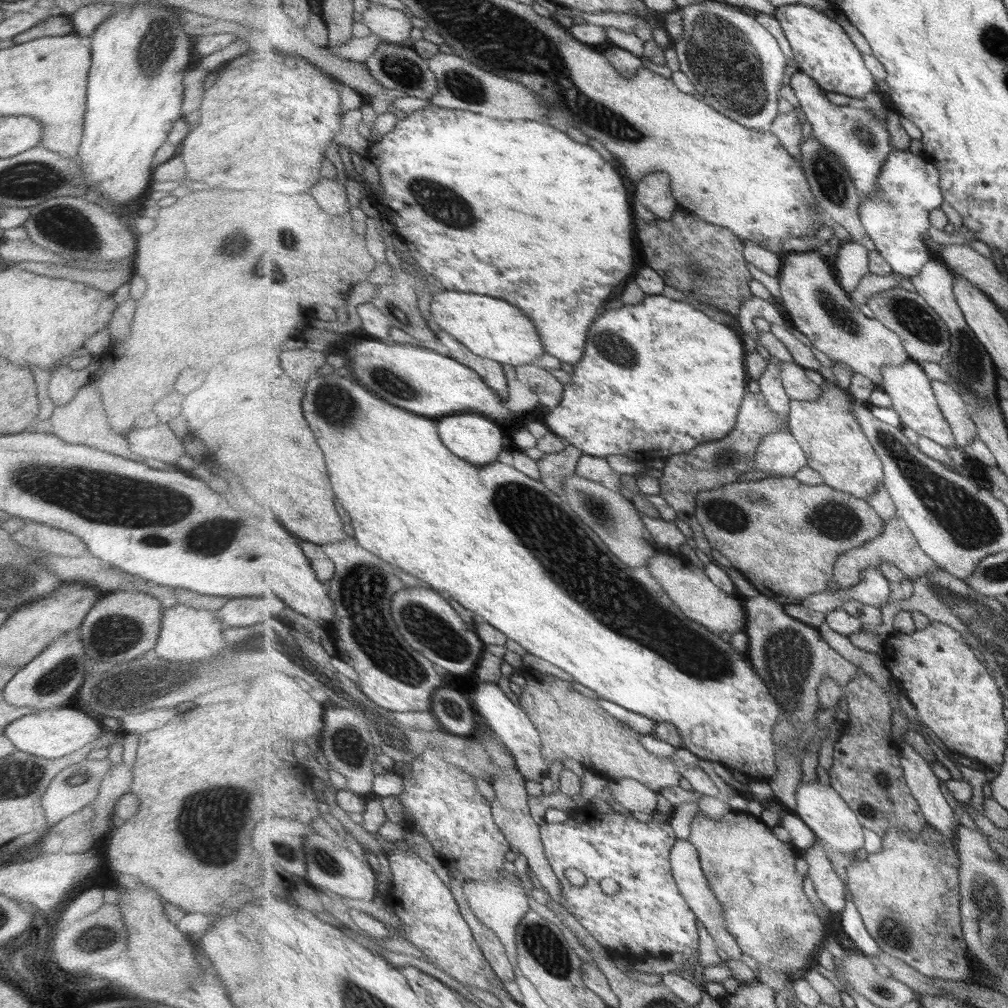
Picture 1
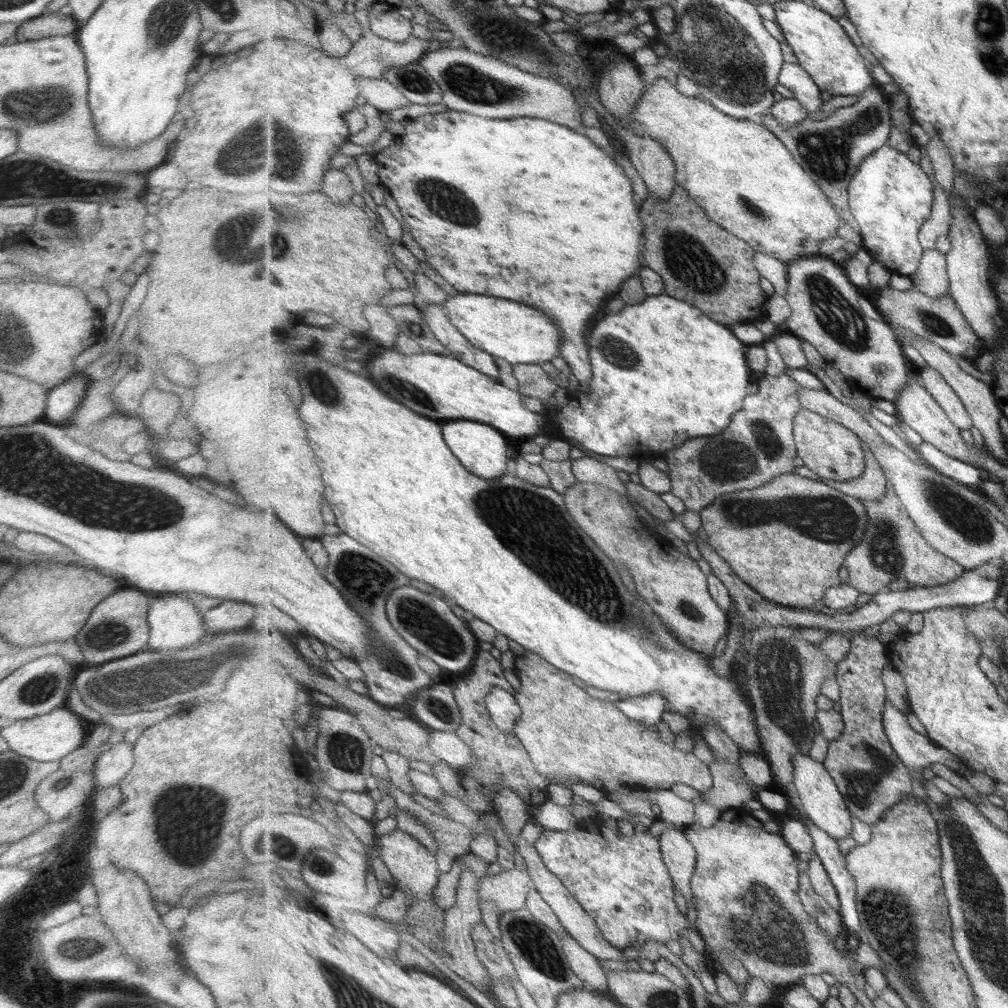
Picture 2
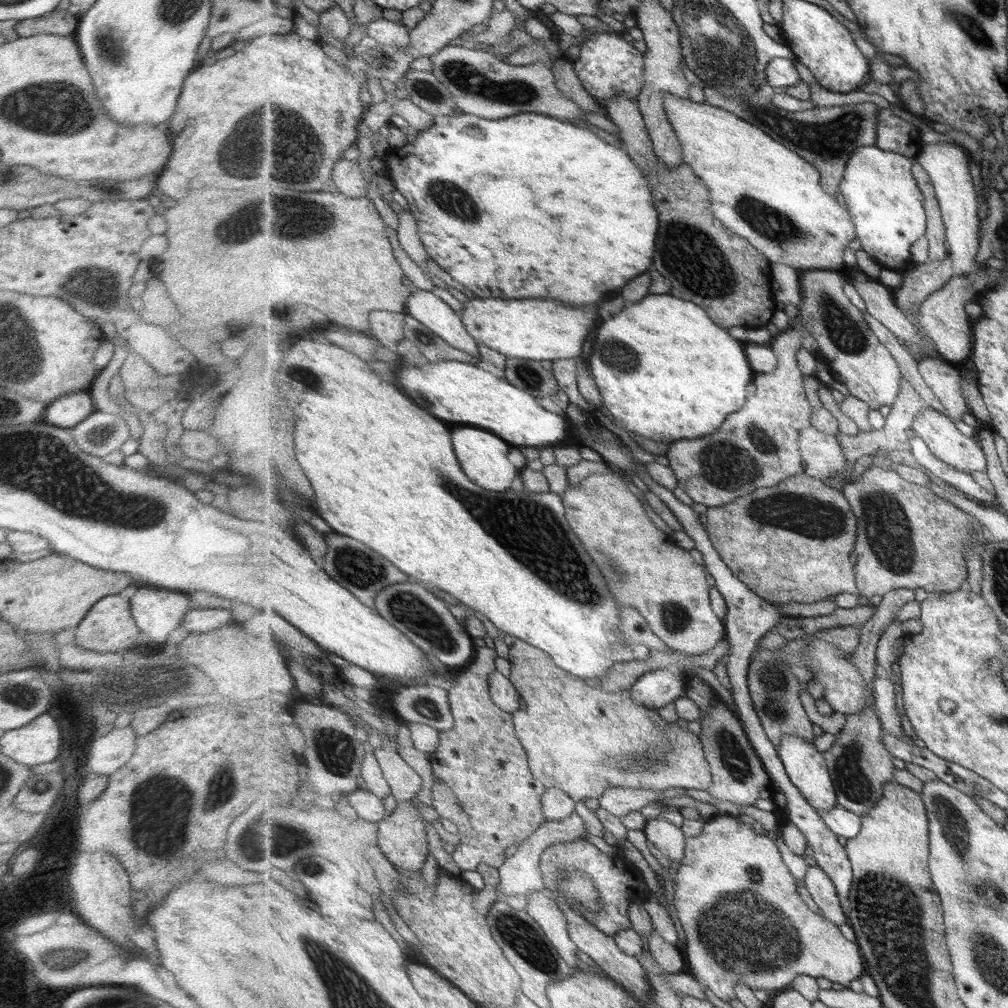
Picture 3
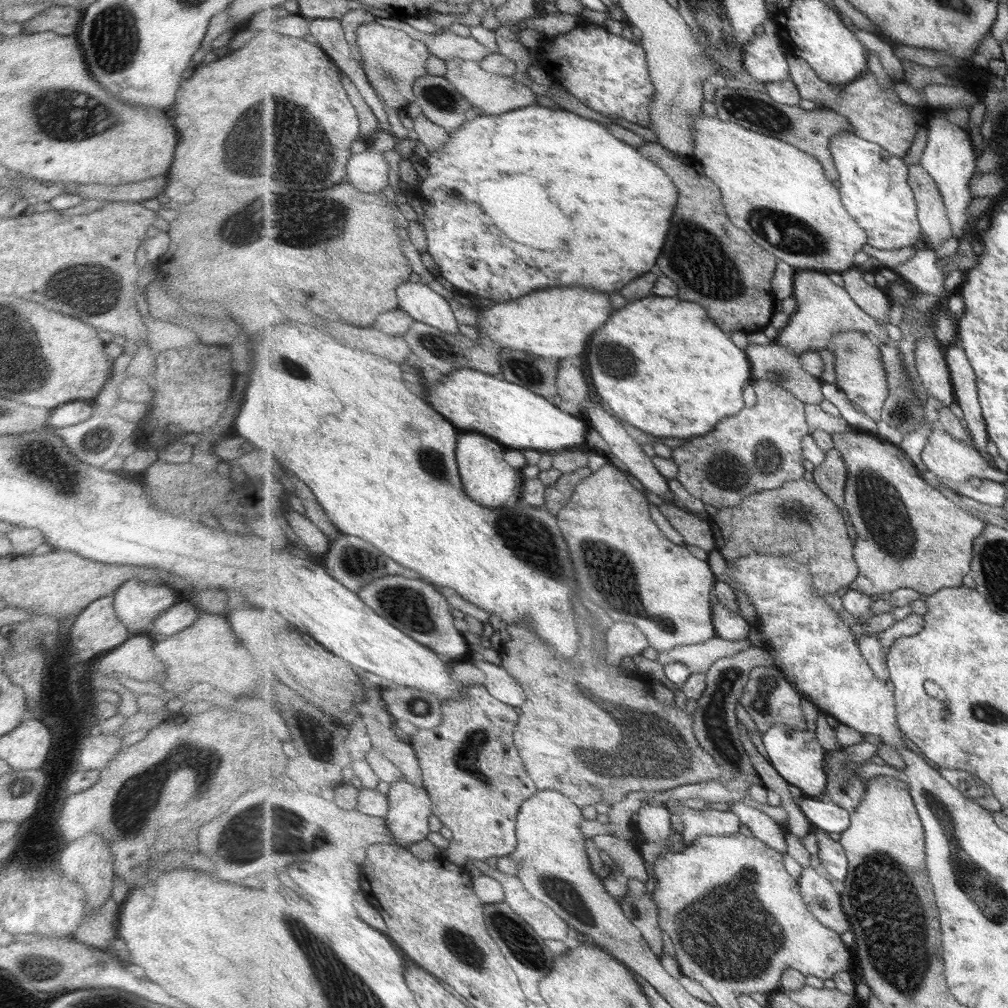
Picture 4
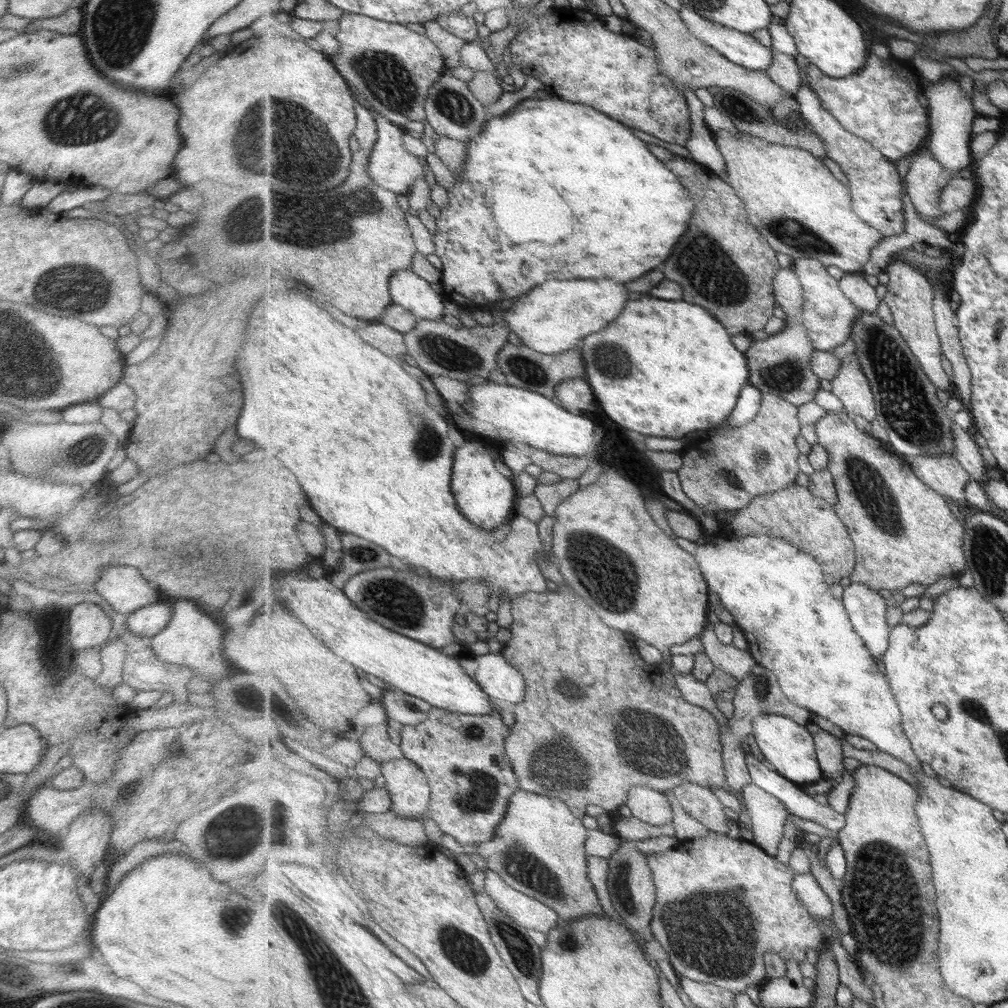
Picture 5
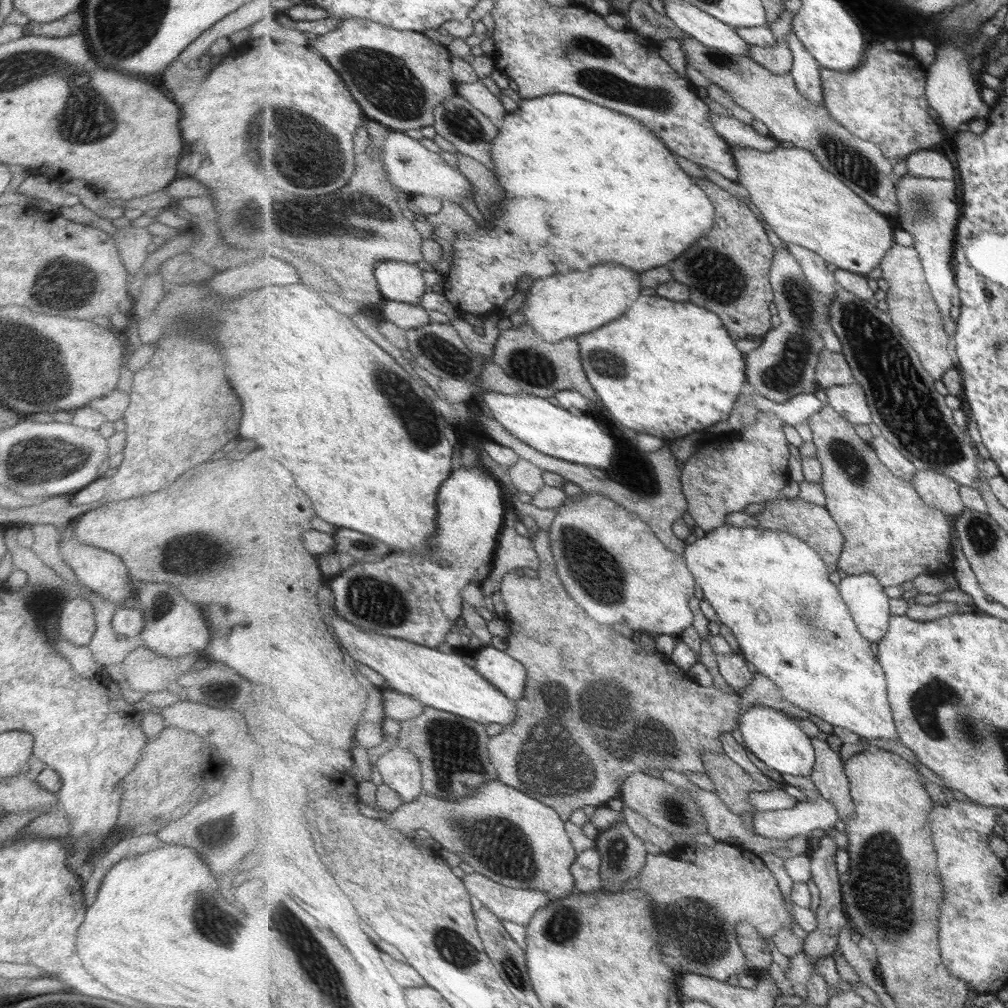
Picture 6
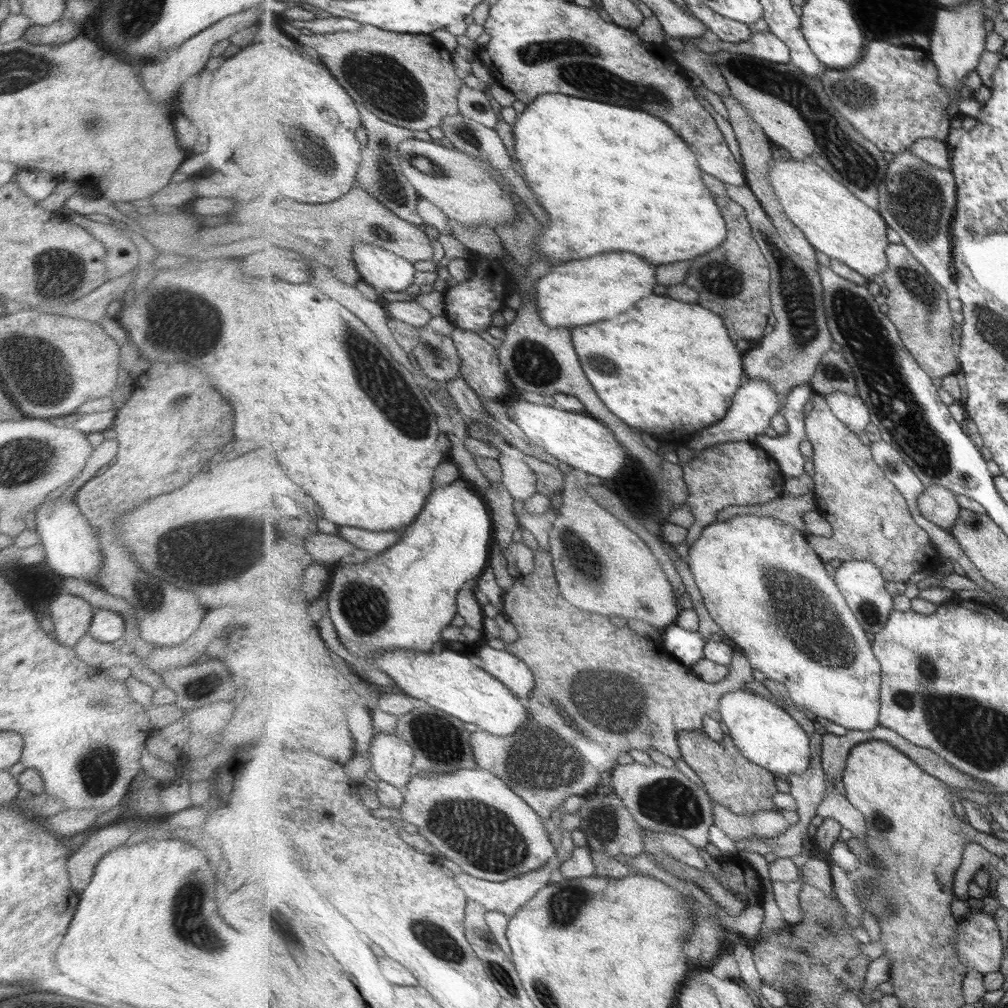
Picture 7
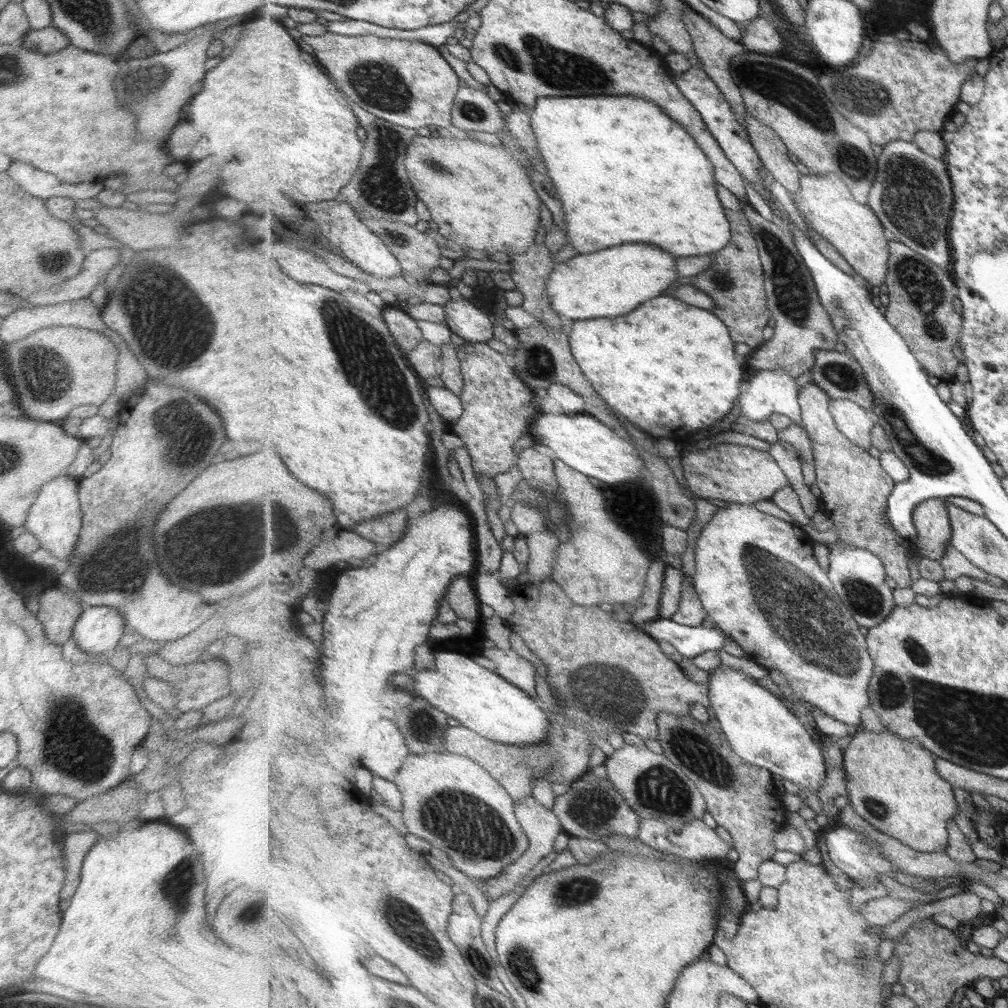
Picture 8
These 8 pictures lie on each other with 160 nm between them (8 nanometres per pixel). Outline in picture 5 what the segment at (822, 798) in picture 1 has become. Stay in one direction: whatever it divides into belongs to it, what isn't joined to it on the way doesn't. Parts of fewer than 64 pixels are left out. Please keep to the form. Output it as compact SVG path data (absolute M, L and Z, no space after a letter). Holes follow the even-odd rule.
M761 716L754 722L754 738L766 760L771 763L778 774L787 778L797 786L807 786L823 781L823 770L818 761L818 752L816 751L816 740L814 735L803 725L797 724L789 717L785 716Z

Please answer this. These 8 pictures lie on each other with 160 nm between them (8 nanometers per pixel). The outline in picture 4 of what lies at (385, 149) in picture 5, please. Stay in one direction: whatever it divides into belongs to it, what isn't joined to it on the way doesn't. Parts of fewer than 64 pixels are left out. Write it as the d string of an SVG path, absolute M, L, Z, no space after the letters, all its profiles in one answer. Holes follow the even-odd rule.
M310 19L310 34L316 38L317 45L332 58L336 68L346 74L358 92L363 95L367 104L374 109L380 130L389 133L391 122L389 122L389 114L383 106L384 102L379 100L377 90L370 83L370 77L367 76L364 67L359 66L357 56L346 39L346 31L342 23L340 21L324 23L318 19ZM368 147L362 153L353 153L347 165L348 180L355 188L367 194L379 194L389 187L389 168L382 152Z

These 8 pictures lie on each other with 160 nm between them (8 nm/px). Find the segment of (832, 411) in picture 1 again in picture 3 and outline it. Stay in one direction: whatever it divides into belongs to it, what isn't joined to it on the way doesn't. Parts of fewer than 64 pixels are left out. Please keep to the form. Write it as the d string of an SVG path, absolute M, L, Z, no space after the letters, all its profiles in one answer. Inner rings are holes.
M810 426L799 433L799 447L804 456L803 472L808 476L824 481L848 469L838 435L825 435Z

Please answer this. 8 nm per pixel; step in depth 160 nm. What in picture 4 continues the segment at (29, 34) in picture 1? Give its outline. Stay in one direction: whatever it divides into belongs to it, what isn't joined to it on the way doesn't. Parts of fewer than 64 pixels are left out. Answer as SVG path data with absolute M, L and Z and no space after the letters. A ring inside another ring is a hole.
M54 4L29 20L23 21L23 32L33 34L33 32L53 30L61 36L69 36L69 34L75 36L73 32L79 27L81 11L82 9L77 7Z

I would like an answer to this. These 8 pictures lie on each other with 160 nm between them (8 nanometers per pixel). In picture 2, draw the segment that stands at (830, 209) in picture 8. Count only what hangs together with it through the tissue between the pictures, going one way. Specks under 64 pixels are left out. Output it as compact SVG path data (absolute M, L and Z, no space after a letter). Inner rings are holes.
M659 78L655 84L647 86L632 114L632 120L617 123L642 138L659 139L677 164L676 184L685 188L685 192L690 193L691 198L707 211L716 224L747 242L756 252L774 256L789 264L800 258L823 256L821 243L839 234L842 216L833 202L795 160L794 153L762 122L736 119L703 98L681 94L671 81Z

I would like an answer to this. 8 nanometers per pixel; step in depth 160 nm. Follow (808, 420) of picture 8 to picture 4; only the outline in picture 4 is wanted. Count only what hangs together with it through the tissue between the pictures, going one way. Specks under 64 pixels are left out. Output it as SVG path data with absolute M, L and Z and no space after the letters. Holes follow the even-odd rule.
M849 424L846 431L833 434L833 439L835 448L847 465L845 498L850 521L857 532L854 557L860 576L850 584L849 589L876 598L884 592L894 593L899 589L913 589L928 596L942 588L963 586L965 576L972 573L974 540L983 532L987 522L961 509L927 484L906 452L891 442Z

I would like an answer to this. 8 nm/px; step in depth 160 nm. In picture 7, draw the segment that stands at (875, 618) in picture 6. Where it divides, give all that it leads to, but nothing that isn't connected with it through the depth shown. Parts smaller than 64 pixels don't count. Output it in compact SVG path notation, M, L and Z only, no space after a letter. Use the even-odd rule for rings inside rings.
M850 560L842 562L835 570L834 579L838 583L839 590L846 597L850 609L862 623L862 627L874 636L881 632L887 626L891 613L894 611L894 596L885 588L886 577L882 569L868 560Z

